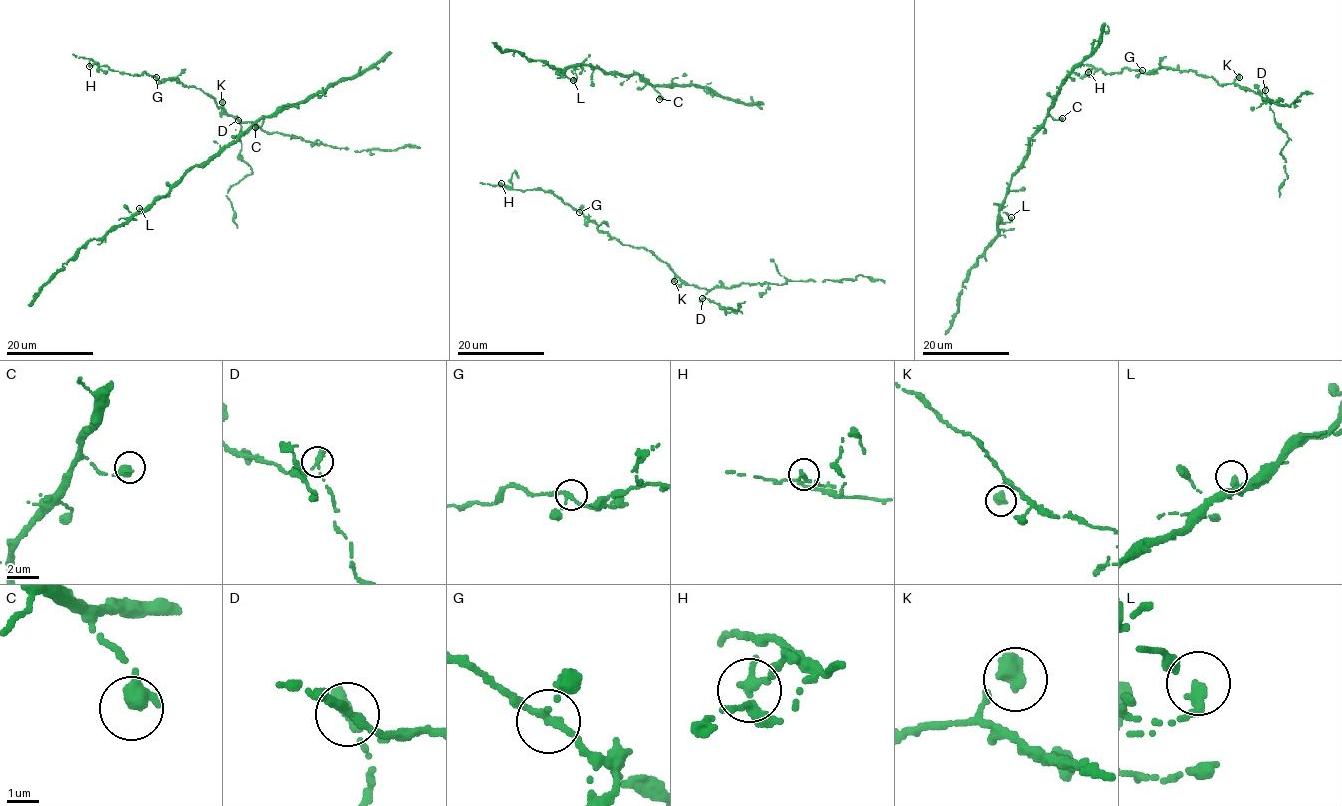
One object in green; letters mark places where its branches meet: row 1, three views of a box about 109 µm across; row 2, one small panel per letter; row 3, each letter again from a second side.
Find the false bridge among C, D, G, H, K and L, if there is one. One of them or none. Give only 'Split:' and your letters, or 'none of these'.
Split: D

